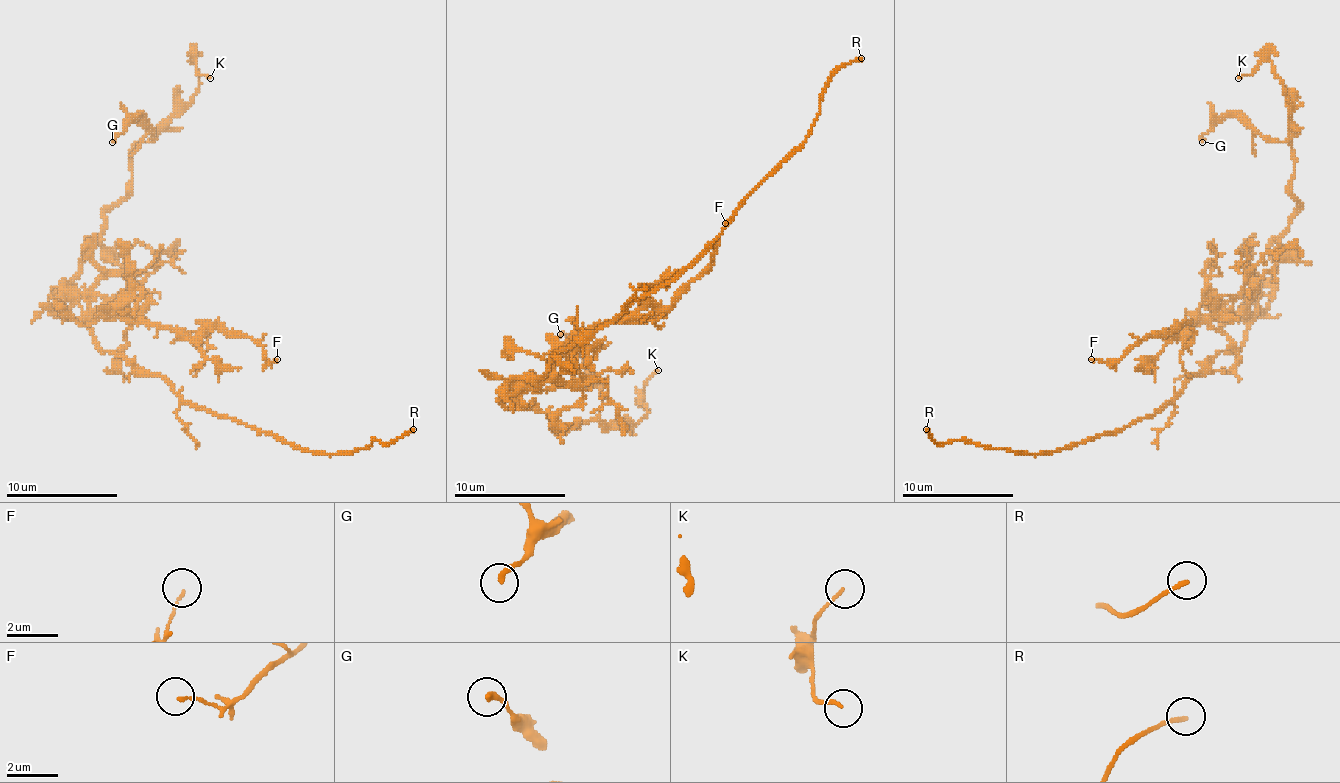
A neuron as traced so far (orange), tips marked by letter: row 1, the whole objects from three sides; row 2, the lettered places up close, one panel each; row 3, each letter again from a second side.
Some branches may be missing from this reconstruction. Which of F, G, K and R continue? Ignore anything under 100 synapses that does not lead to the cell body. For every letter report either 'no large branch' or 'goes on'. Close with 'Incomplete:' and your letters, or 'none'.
F: no large branch
G: no large branch
K: no large branch
R: goes on
Incomplete: R

